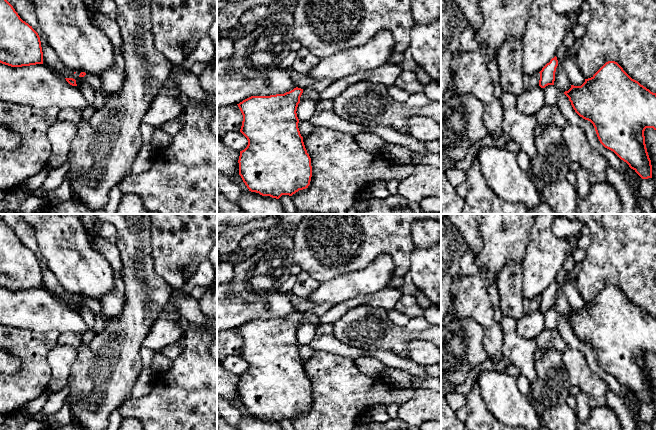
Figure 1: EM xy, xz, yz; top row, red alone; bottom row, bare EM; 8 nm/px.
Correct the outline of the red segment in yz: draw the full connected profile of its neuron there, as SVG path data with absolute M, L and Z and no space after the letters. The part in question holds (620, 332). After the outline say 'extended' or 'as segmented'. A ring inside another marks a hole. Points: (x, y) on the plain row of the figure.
M608 285L581 310L571 309L564 318L575 336L593 348L605 372L613 375L642 403L652 402L644 355L646 352L656 354L656 317L632 303L617 286Z | as segmented

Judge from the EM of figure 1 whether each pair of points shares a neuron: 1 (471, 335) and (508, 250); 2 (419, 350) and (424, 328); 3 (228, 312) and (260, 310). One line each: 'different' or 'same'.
1: different
2: different
3: same

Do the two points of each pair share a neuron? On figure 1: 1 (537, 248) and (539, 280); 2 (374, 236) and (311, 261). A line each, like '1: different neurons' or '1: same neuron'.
1: same neuron
2: same neuron

